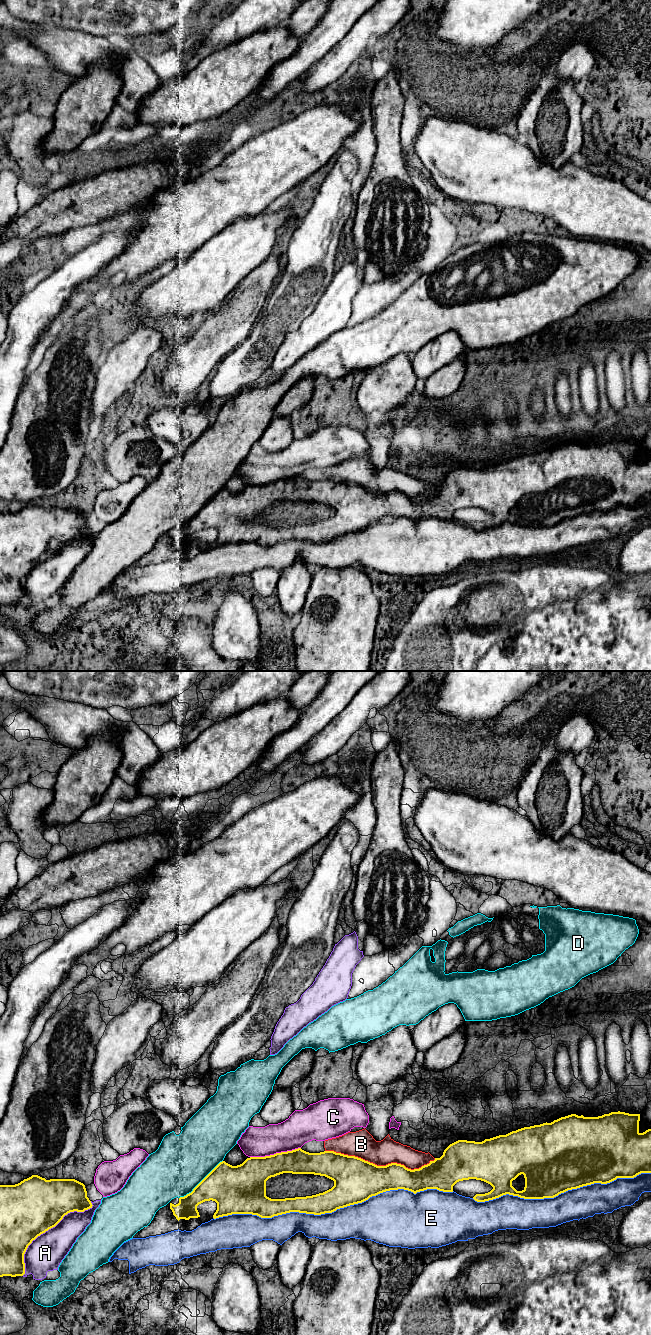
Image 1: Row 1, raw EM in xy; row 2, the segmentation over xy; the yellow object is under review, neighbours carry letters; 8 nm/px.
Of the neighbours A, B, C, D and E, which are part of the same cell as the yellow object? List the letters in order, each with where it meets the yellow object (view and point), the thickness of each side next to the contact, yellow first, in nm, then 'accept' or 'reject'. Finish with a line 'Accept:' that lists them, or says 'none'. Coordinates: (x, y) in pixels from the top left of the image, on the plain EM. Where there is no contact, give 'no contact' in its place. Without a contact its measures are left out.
A: xy (47, 558) | 460/280 nm | reject
B: xy (380, 494) | 360/220 nm | reject
C: xy (276, 481) | 240/240 nm | reject
D: xy (200, 510) | 340/440 nm | reject
E: xy (333, 539) | 280/280 nm | accept
Accept: E

